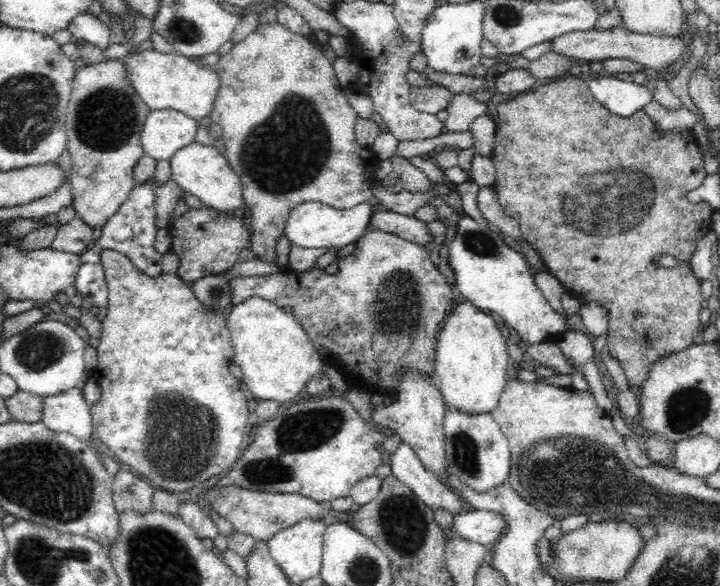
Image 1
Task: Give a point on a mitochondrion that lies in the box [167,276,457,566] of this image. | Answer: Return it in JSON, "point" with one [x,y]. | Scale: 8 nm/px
{"point":[305,431]}

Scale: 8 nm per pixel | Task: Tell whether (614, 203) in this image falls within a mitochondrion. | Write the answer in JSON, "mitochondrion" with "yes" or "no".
{"mitochondrion":"yes"}

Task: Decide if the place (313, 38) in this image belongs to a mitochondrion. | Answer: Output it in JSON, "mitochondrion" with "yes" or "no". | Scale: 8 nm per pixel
{"mitochondrion":"no"}

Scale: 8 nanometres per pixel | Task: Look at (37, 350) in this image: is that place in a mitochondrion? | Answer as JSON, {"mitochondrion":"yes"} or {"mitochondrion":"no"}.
{"mitochondrion":"yes"}

